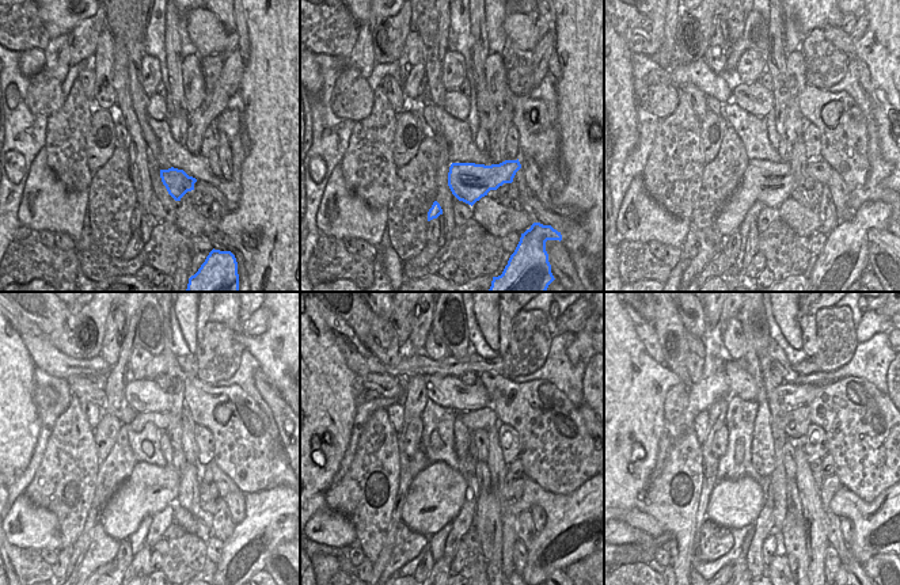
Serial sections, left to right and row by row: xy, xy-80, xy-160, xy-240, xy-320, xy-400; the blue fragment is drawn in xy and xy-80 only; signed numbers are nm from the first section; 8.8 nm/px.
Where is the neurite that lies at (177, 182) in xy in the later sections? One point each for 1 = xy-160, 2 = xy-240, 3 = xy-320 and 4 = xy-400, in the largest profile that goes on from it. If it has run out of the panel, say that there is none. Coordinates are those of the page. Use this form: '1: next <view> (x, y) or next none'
1: next xy-160 (771, 183)
2: next xy-240 (150, 489)
3: next xy-320 (576, 527)
4: next xy-400 (880, 527)

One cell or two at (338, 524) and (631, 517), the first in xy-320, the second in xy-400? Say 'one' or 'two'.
two

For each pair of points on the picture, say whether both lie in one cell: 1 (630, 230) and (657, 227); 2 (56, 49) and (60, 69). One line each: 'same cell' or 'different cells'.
1: same cell
2: same cell

